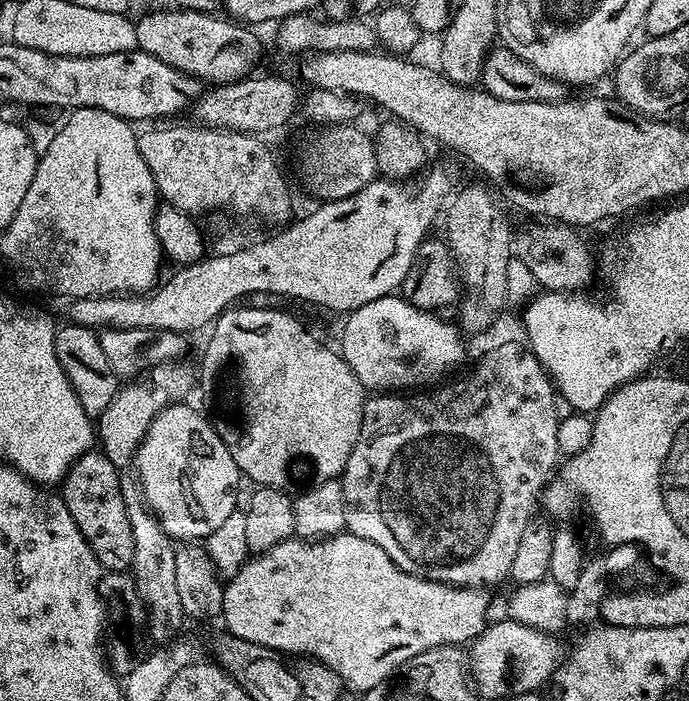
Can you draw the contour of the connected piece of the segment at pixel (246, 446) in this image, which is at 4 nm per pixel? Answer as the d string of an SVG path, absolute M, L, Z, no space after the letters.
M244 306L227 308L222 315L216 317L214 327L211 329L212 337L209 338L208 345L204 348L204 361L200 361L198 364L198 372L212 372L212 376L220 376L220 368L228 368L228 364L236 364L236 360L240 360L240 380L244 380L244 384L240 384L240 404L244 404L244 408L240 408L240 412L244 412L244 424L240 424L240 428L236 428L236 436L232 436L232 432L228 432L228 440L224 443L232 444L230 454L234 458L234 462L247 479L249 476L253 480L253 485L262 488L291 489L290 486L294 480L293 477L284 473L284 460L288 460L288 456L292 456L292 452L308 452L308 456L316 456L316 464L320 464L320 472L315 476L317 481L343 477L346 462L350 462L350 454L354 450L354 442L358 442L358 434L362 430L366 389L358 382L354 370L350 370L350 366L344 361L339 351L332 349L331 352L298 317L291 316L290 313L283 312L280 308L240 307Z

